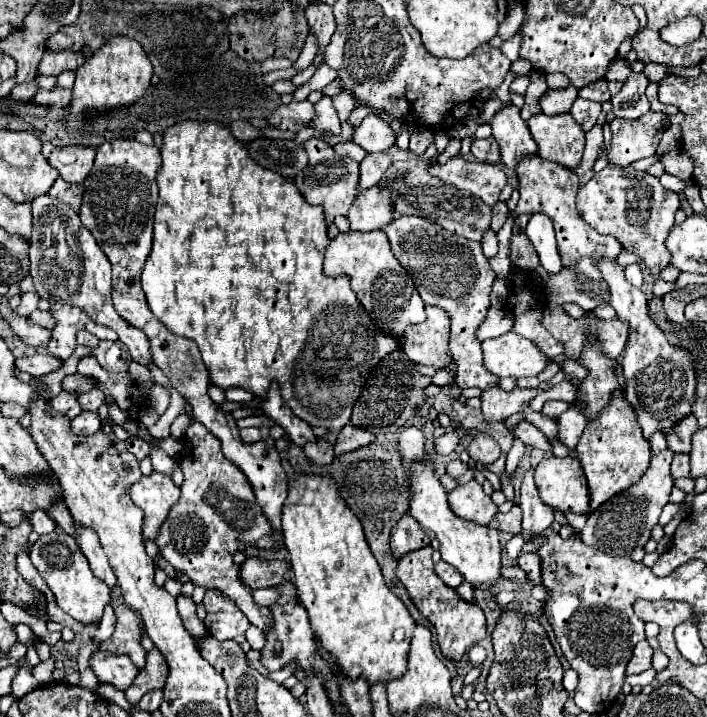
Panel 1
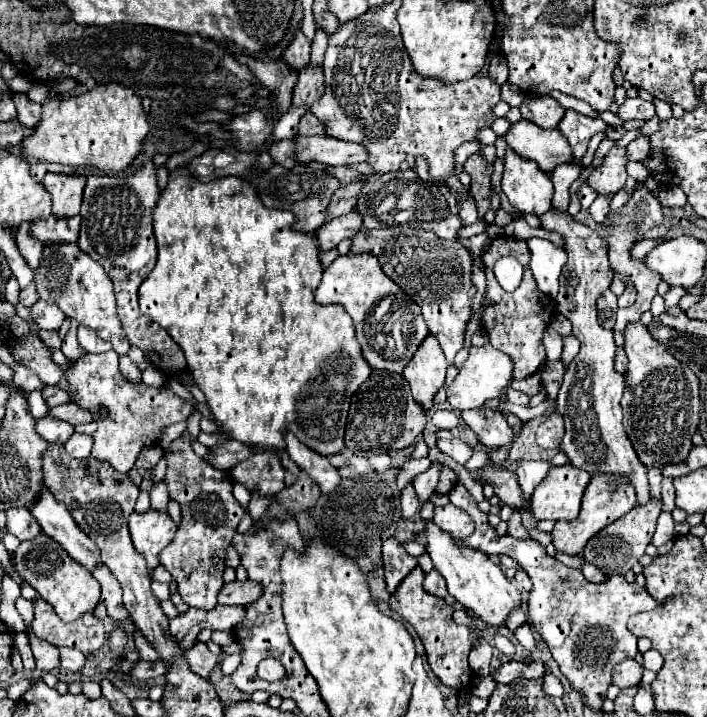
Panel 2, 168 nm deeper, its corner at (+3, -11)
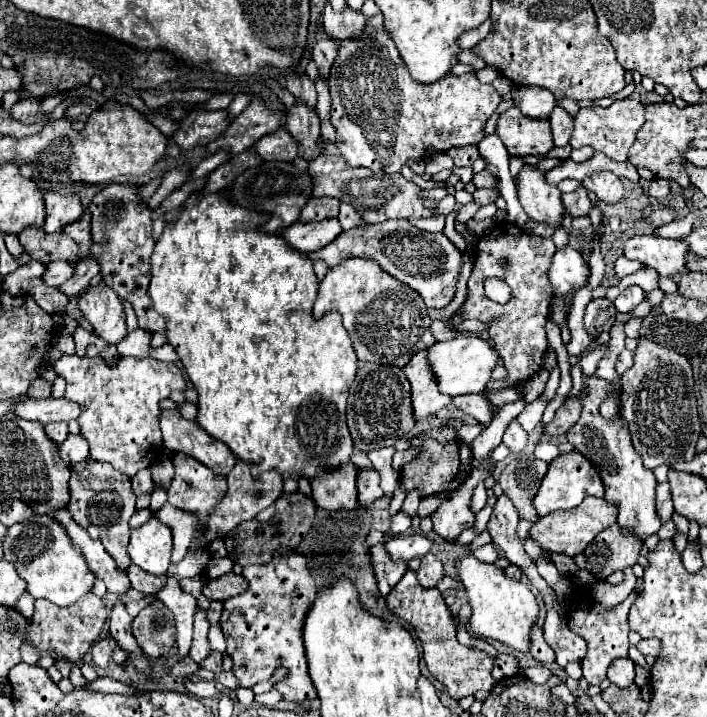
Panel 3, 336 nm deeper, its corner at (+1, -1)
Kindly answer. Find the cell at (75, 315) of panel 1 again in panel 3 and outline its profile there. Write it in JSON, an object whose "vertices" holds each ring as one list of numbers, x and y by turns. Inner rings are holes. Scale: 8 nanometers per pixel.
{"vertices":[[63,355,53,369,65,377,65,399,81,405,81,435,89,441,89,455,97,461,111,463,117,471,133,477,139,469,151,465,161,455,163,441,159,429,161,401,169,399,173,389,185,391,183,371,175,363,163,363,153,357,135,359,119,357,115,365,97,357]]}

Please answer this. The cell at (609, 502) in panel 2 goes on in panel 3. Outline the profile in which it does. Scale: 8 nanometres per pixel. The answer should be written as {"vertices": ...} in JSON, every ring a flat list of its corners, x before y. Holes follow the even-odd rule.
{"vertices":[[585,497,583,503,575,509,569,511,555,511,549,513,545,517,541,517,529,531,529,535,545,549,545,551,557,551,557,553,565,553,575,557,577,553,581,553,587,543,591,543,595,539,595,535,603,529,607,529,607,525,611,525,617,519,617,505,611,505,605,499,599,497]]}

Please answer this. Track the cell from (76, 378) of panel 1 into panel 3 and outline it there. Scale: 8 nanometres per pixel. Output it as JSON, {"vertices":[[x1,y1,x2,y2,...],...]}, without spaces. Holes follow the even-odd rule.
{"vertices":[[37,377,37,379,35,379,35,385,31,385,31,389,27,391,27,395,29,395,29,397,45,399,45,397,51,397,51,389,53,389,53,383]]}

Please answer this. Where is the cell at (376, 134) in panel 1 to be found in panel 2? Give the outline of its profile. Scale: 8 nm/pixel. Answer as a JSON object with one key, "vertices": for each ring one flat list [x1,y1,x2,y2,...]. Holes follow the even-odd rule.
{"vertices":[[315,135,315,137,295,137,295,161,299,165,307,165,309,161,317,161,323,165,355,165,367,159,367,151,359,143,337,141,333,137]]}

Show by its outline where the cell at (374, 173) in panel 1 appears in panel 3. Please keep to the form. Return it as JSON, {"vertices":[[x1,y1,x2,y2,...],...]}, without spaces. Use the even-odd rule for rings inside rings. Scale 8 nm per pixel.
{"vertices":[[315,197,315,201,311,201,311,205,307,205,307,209,303,209,303,221,321,221,327,217,337,217,339,203,341,201,337,201,337,199]]}

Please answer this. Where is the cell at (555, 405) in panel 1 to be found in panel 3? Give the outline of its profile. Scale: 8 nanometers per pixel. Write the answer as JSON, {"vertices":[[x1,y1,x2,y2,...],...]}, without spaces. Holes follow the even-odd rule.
{"vertices":[[567,399,555,413,553,421,549,425,545,425,545,433,547,435,563,435,569,431,569,427,575,425,575,421,579,419,581,413,581,401,577,399]]}

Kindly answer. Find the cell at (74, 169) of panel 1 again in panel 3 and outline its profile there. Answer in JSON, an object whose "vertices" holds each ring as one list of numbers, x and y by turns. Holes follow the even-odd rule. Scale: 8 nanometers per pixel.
{"vertices":[[45,191,45,207,47,207,47,219,43,229,47,233,57,231,63,225,69,225,71,221,77,221,83,213,83,205,77,193]]}

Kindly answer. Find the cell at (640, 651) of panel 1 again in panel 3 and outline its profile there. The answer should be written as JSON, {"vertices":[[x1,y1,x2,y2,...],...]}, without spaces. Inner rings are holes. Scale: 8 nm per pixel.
{"vertices":[[629,657,615,659,615,661,609,665,607,677,611,679,611,683,615,683,615,685,619,685,619,687,627,687,627,685,631,685,633,679,635,679,635,663,633,663]]}

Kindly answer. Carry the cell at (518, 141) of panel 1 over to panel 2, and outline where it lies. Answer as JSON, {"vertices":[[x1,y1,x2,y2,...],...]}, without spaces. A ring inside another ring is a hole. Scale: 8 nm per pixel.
{"vertices":[[507,149,503,193,507,195,511,207,519,213,541,217,551,209,553,181,537,167,537,163]]}

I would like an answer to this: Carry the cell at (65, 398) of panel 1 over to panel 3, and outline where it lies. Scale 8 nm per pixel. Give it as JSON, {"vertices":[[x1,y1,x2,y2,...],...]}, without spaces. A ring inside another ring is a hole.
{"vertices":[[59,421,59,423,49,423,45,427,45,433,47,433,47,437,51,437,55,443,61,445,67,439,69,429,67,429,67,423,65,421]]}

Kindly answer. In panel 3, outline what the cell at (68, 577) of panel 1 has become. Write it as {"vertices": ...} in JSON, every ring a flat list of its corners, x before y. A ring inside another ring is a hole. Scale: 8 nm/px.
{"vertices":[[33,515,25,523,9,527,9,535,3,541,5,559,17,567,17,573,27,583,27,593,35,599,43,597,55,605,73,605,85,593,91,591,95,575,87,569,83,555,71,545,63,527,49,515]]}

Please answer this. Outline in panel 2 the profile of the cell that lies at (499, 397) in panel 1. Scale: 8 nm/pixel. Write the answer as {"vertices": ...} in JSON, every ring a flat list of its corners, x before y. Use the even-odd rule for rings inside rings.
{"vertices":[[433,463,425,473,415,477,413,487,415,487,419,503,425,503,433,495,433,487,437,487,437,481,439,481,439,471,437,471,439,467,441,467,441,463]]}

